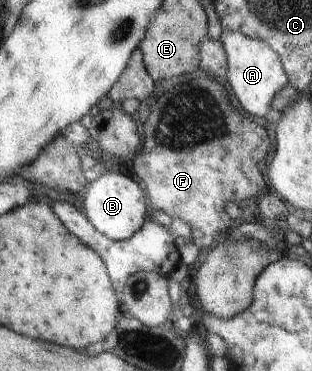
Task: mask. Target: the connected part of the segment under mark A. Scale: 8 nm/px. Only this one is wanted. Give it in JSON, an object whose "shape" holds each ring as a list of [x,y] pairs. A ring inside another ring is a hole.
{"shape":[[[223,30],[220,42],[228,63],[227,81],[239,105],[251,113],[253,119],[261,120],[271,110],[271,100],[288,83],[288,77],[277,52],[263,40],[247,37],[235,30]]]}

